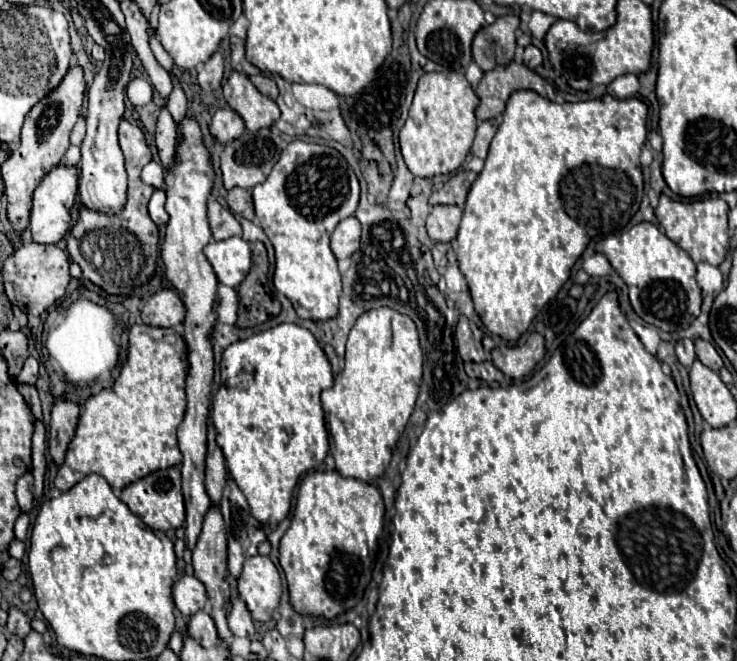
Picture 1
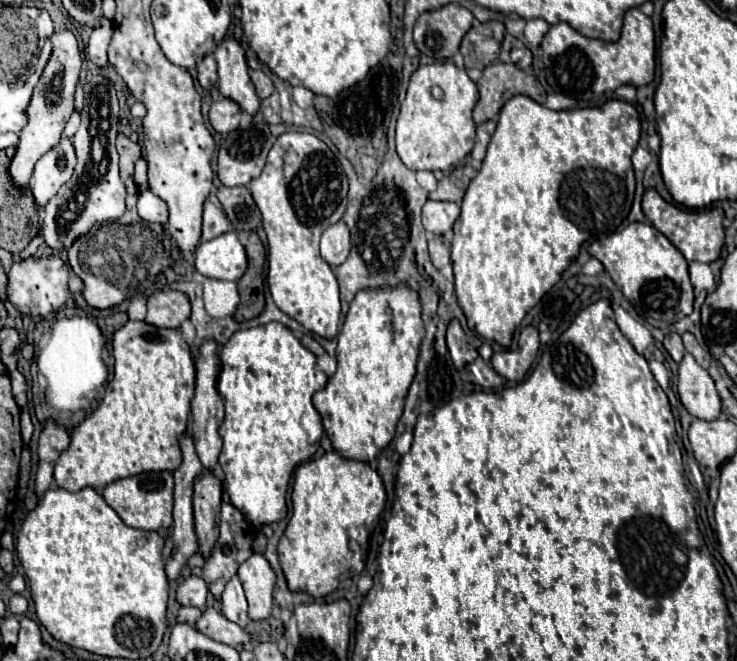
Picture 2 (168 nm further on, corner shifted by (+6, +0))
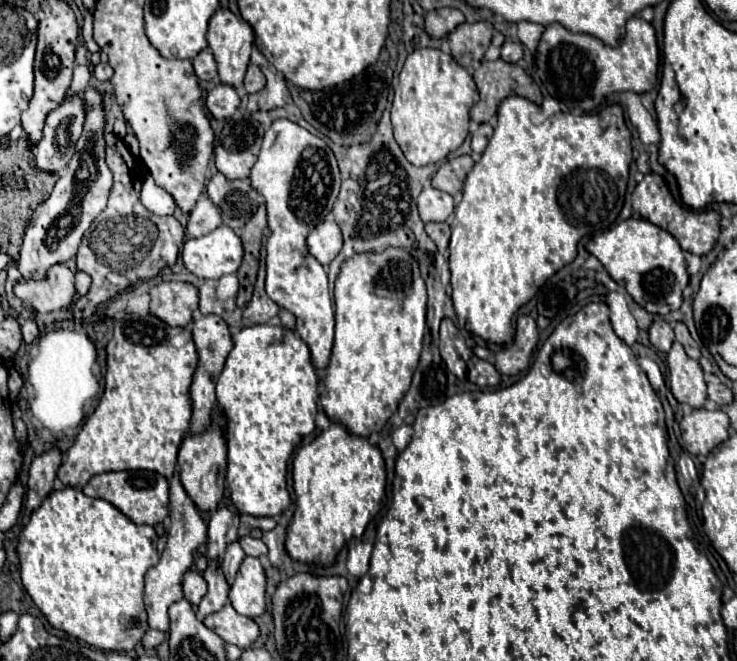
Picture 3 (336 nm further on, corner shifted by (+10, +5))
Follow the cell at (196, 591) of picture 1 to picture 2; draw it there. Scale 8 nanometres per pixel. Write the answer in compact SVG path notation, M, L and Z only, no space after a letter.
M190 575L190 577L186 577L186 579L178 585L176 601L178 601L180 605L192 605L192 607L204 609L204 607L206 607L206 595L208 595L206 581L204 581L202 577Z

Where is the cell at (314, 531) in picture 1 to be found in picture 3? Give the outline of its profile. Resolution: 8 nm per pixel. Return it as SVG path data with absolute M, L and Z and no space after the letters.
M330 422L330 428L320 432L308 446L302 446L292 462L294 492L296 492L296 512L288 526L286 550L294 560L316 562L330 566L336 554L346 546L348 540L360 538L366 524L380 512L382 498L386 494L386 466L378 446L370 444L368 438L348 432L346 426Z

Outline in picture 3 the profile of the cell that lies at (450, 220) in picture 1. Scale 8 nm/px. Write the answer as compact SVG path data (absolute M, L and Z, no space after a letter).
M424 186L418 196L418 210L422 222L444 222L454 212L454 200L446 192Z

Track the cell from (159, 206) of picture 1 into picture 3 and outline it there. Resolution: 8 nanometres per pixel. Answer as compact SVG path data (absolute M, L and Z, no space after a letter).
M146 178L144 186L142 186L142 204L152 212L152 214L158 214L158 216L166 216L166 214L174 214L176 210L176 202L174 198L162 190L152 178Z

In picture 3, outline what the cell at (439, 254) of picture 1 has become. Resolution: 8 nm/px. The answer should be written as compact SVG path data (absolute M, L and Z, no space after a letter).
M430 222L426 224L426 232L430 232L432 240L436 240L436 244L440 246L438 250L444 252L446 246L448 246L448 238L450 238L450 226L446 222Z

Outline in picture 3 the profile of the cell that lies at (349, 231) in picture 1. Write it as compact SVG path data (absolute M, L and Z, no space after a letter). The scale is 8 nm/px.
M320 222L306 238L310 256L314 256L322 266L328 266L342 248L342 234L336 222Z

